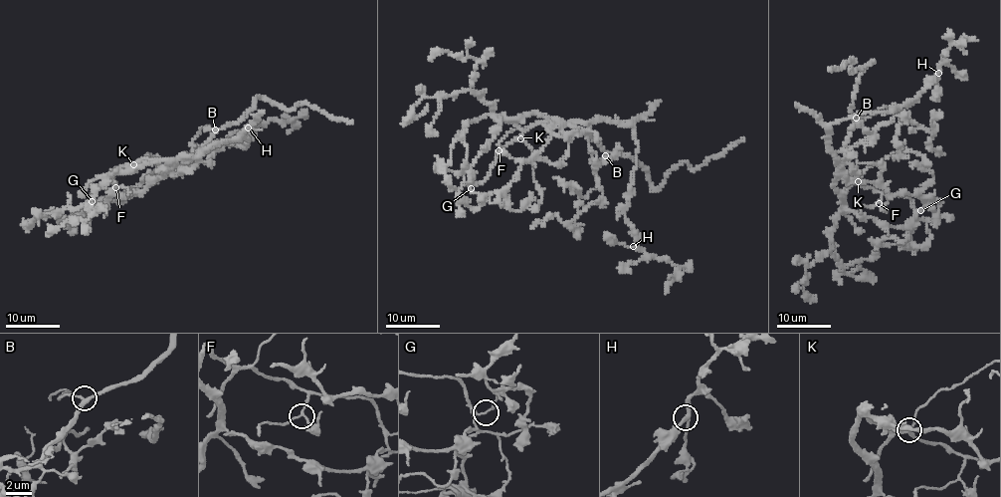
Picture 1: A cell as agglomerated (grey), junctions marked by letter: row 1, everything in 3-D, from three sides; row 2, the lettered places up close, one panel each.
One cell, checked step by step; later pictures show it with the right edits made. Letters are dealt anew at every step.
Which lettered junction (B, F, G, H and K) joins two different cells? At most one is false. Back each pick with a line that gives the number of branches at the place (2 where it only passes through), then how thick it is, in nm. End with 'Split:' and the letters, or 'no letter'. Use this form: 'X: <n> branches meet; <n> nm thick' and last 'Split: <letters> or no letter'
G: 3 branches meet; 130 nm thick
Split: G

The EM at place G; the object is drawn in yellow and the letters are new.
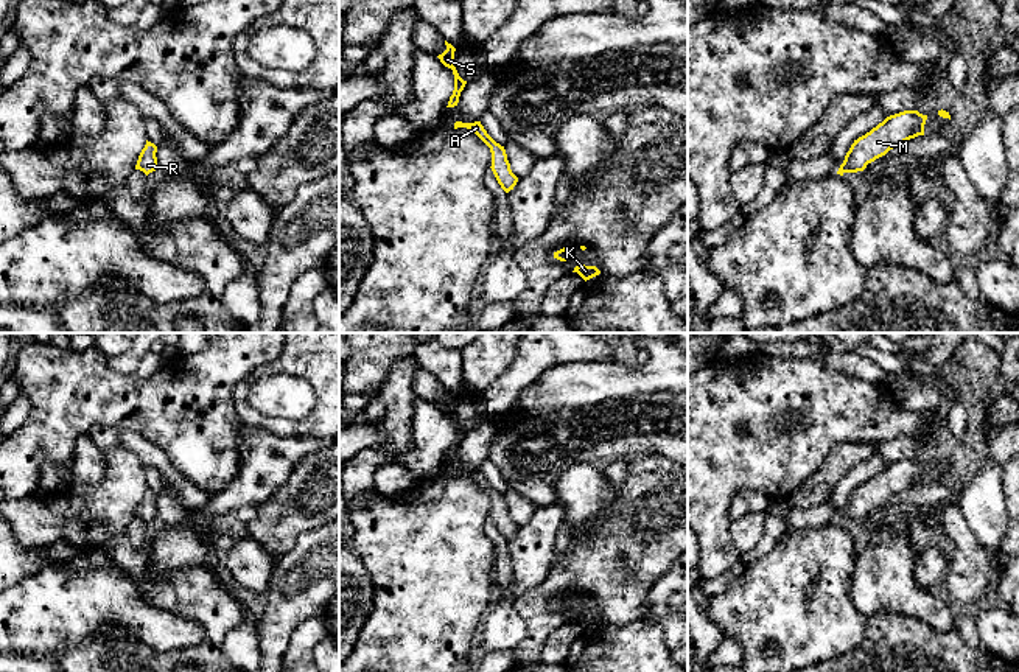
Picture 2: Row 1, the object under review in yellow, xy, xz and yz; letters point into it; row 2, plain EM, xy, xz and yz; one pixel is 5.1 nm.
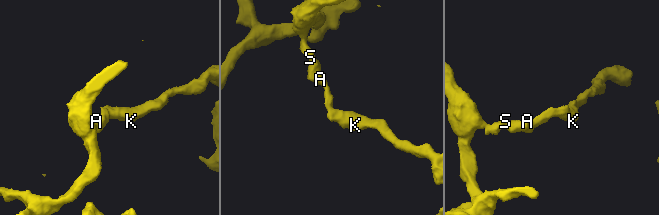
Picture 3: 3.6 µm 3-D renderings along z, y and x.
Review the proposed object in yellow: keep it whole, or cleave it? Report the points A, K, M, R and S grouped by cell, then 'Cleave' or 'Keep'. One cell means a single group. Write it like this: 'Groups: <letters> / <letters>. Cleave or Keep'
Groups: A R S / K M. Cleave

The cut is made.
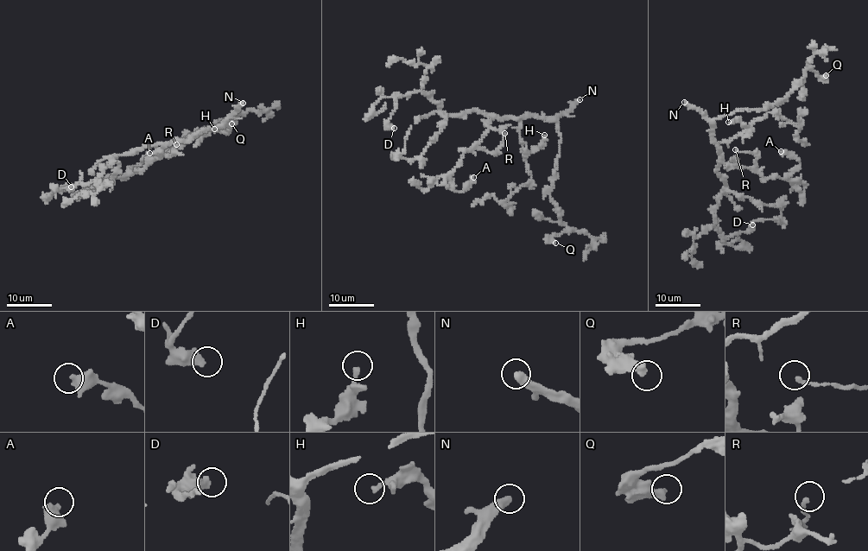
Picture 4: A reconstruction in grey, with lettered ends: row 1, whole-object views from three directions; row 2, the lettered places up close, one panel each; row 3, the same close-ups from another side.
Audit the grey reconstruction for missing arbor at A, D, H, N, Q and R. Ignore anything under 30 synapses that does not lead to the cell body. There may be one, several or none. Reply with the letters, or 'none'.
N

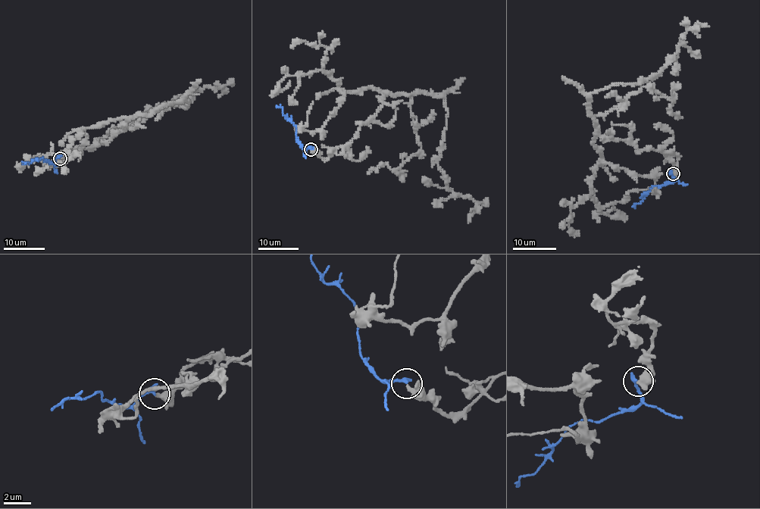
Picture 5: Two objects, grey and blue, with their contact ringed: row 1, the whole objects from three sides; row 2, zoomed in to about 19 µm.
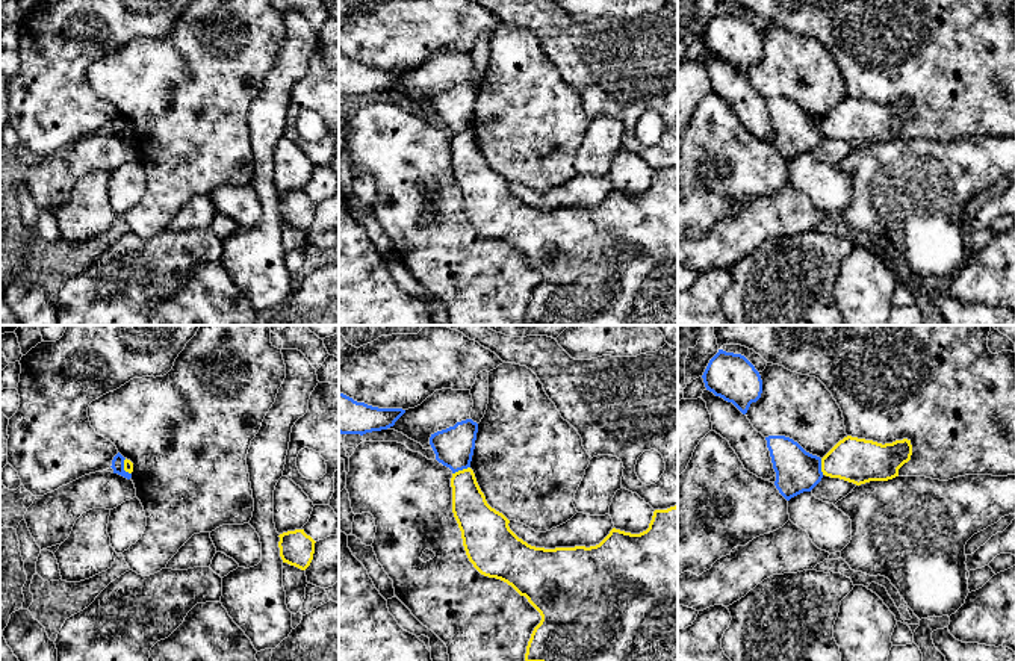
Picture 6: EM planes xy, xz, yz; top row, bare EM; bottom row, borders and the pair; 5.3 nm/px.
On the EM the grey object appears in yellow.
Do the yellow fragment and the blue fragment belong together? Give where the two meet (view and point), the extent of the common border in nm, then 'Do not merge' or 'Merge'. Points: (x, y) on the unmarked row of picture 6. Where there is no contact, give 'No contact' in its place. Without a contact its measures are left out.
Touches yellow at xz (460, 132). Shared border 100 nm. Do not merge

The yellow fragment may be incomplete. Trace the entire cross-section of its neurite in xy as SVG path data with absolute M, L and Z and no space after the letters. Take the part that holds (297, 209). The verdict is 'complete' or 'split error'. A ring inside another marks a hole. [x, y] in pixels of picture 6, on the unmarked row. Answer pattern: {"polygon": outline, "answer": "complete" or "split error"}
{"polygon": "M304 191L287 192L278 197L280 218L283 224L306 231L315 215L315 201Z", "answer": "complete"}

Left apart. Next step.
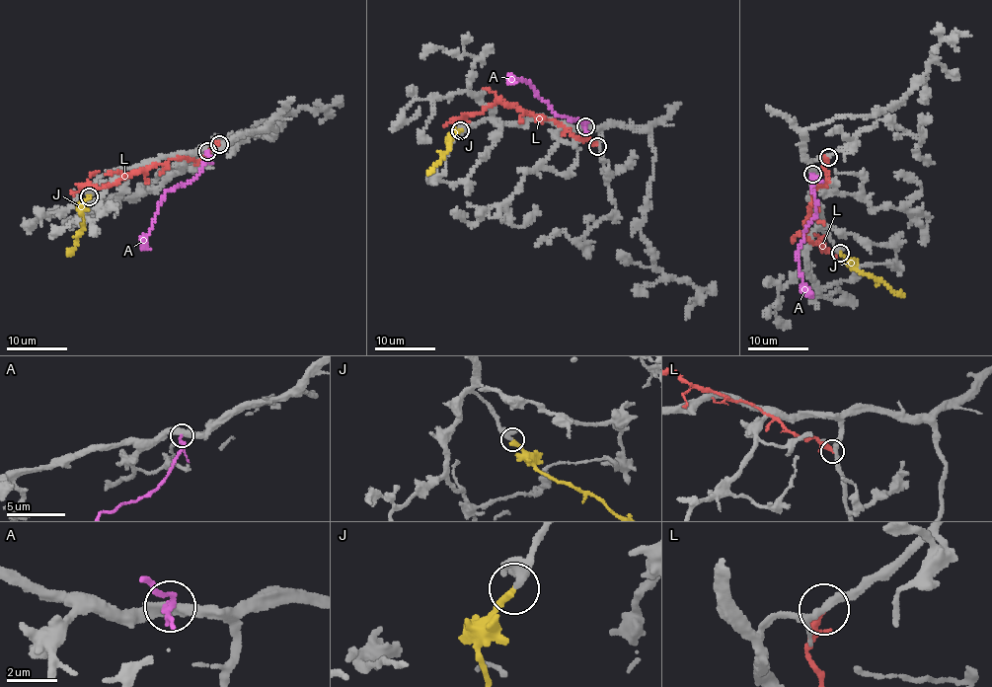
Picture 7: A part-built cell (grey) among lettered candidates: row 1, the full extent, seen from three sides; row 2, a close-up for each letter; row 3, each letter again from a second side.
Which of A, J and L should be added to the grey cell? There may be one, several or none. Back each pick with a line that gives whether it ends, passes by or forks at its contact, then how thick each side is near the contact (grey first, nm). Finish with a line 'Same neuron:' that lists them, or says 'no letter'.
J: it ends | 320/320 nm
Same neuron: J

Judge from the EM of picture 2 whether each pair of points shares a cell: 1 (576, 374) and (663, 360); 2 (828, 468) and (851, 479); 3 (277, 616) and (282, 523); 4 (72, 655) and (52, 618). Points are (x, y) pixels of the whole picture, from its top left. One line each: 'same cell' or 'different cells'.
1: same cell
2: different cells
3: different cells
4: different cells

